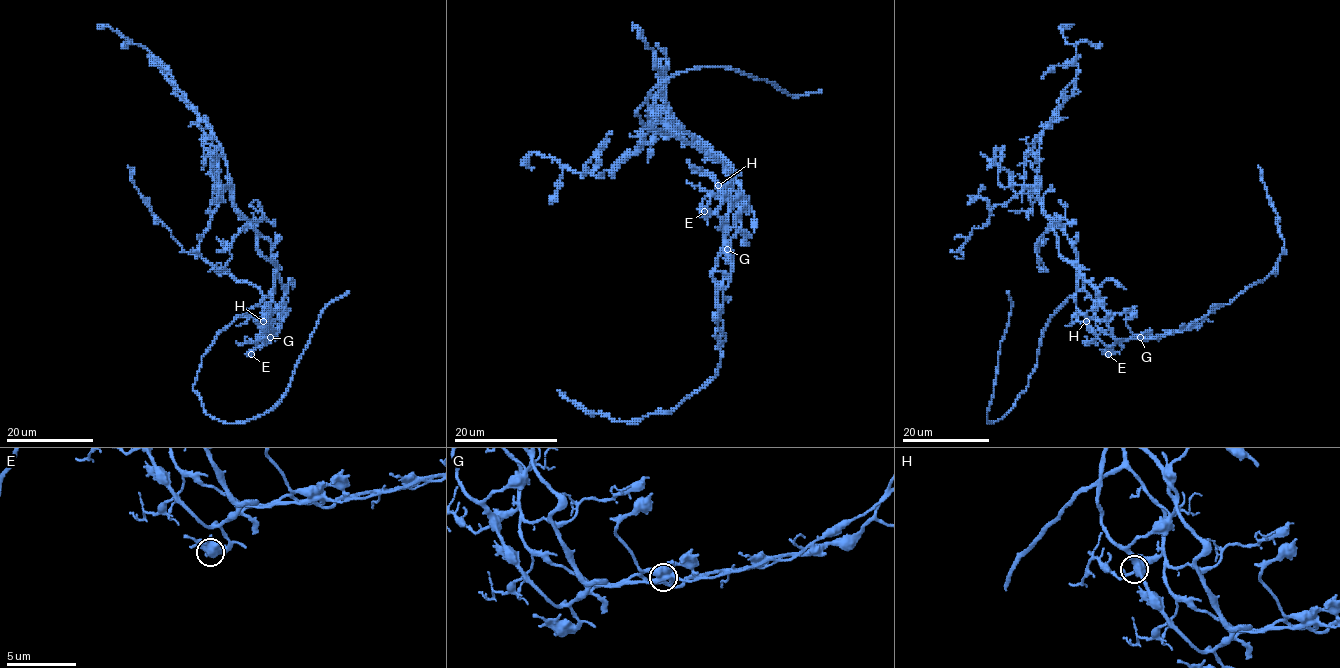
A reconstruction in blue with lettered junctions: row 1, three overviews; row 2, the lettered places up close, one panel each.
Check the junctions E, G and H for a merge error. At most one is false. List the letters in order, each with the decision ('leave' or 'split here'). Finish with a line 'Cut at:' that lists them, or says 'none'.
E: leave
G: leave
H: leave
Cut at: none

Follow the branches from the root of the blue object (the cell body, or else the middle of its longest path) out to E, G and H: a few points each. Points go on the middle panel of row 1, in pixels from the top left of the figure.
E: (731, 186), (727, 201), (722, 199), (721, 206), (708, 216), (704, 211)
G: (731, 186), (731, 193), (726, 197), (727, 250)
H: (731, 186), (731, 193), (725, 195), (718, 185)

